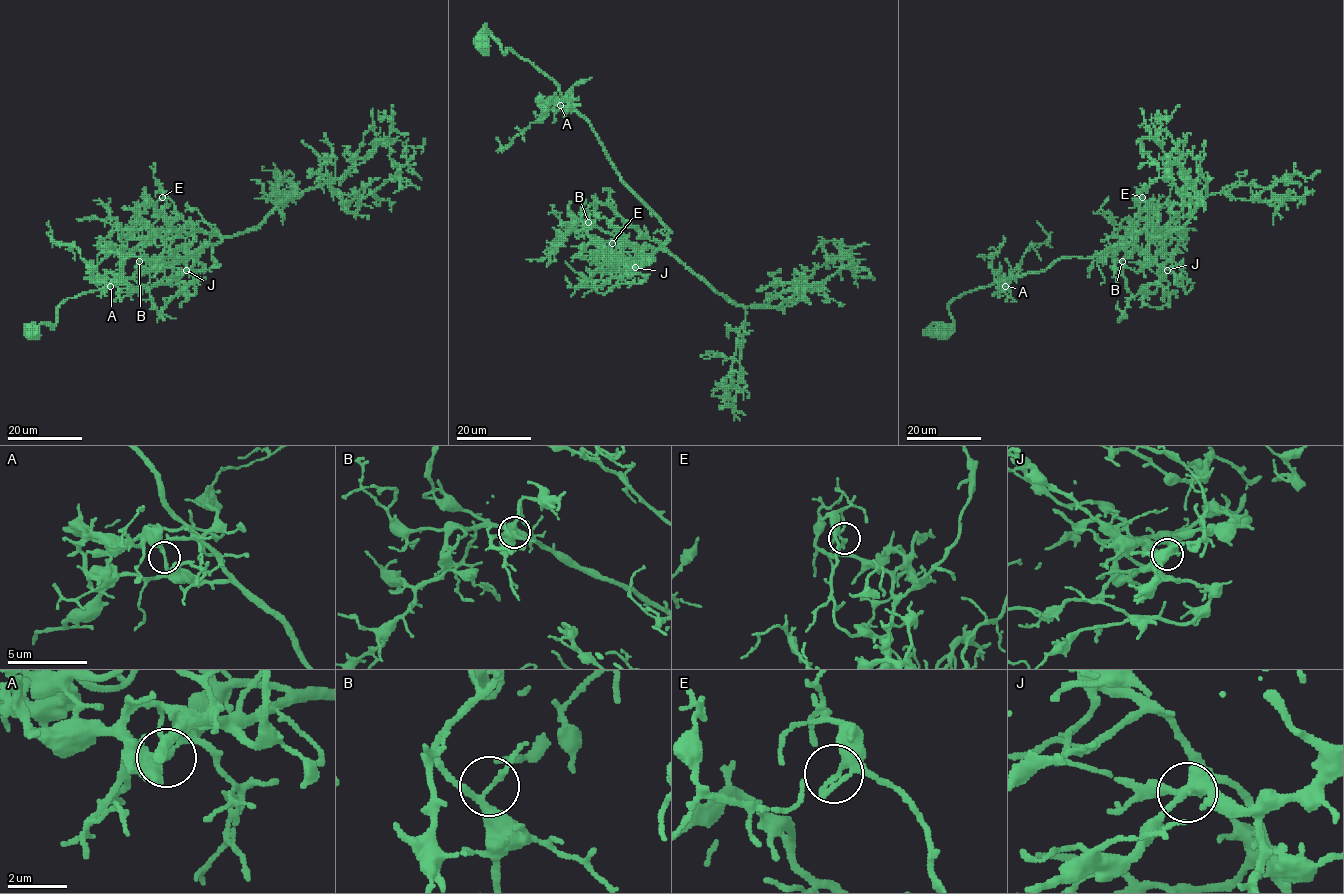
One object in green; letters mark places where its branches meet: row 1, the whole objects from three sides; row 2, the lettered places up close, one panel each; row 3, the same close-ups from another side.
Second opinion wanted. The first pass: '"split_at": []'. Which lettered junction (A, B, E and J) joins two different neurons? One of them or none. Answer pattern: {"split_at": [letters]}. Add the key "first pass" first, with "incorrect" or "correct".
{"first pass": "correct", "split_at": []}

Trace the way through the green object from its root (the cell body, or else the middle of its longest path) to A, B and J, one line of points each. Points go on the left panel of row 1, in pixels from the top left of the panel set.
A: (33, 331), (41, 323), (53, 327), (58, 307), (67, 299), (98, 291), (116, 281), (111, 279), (111, 286)
B: (33, 331), (53, 327), (67, 299), (220, 235), (182, 226), (150, 236), (139, 261)
J: (33, 331), (53, 327), (67, 299), (216, 245), (217, 233), (195, 256), (202, 267), (186, 270)

